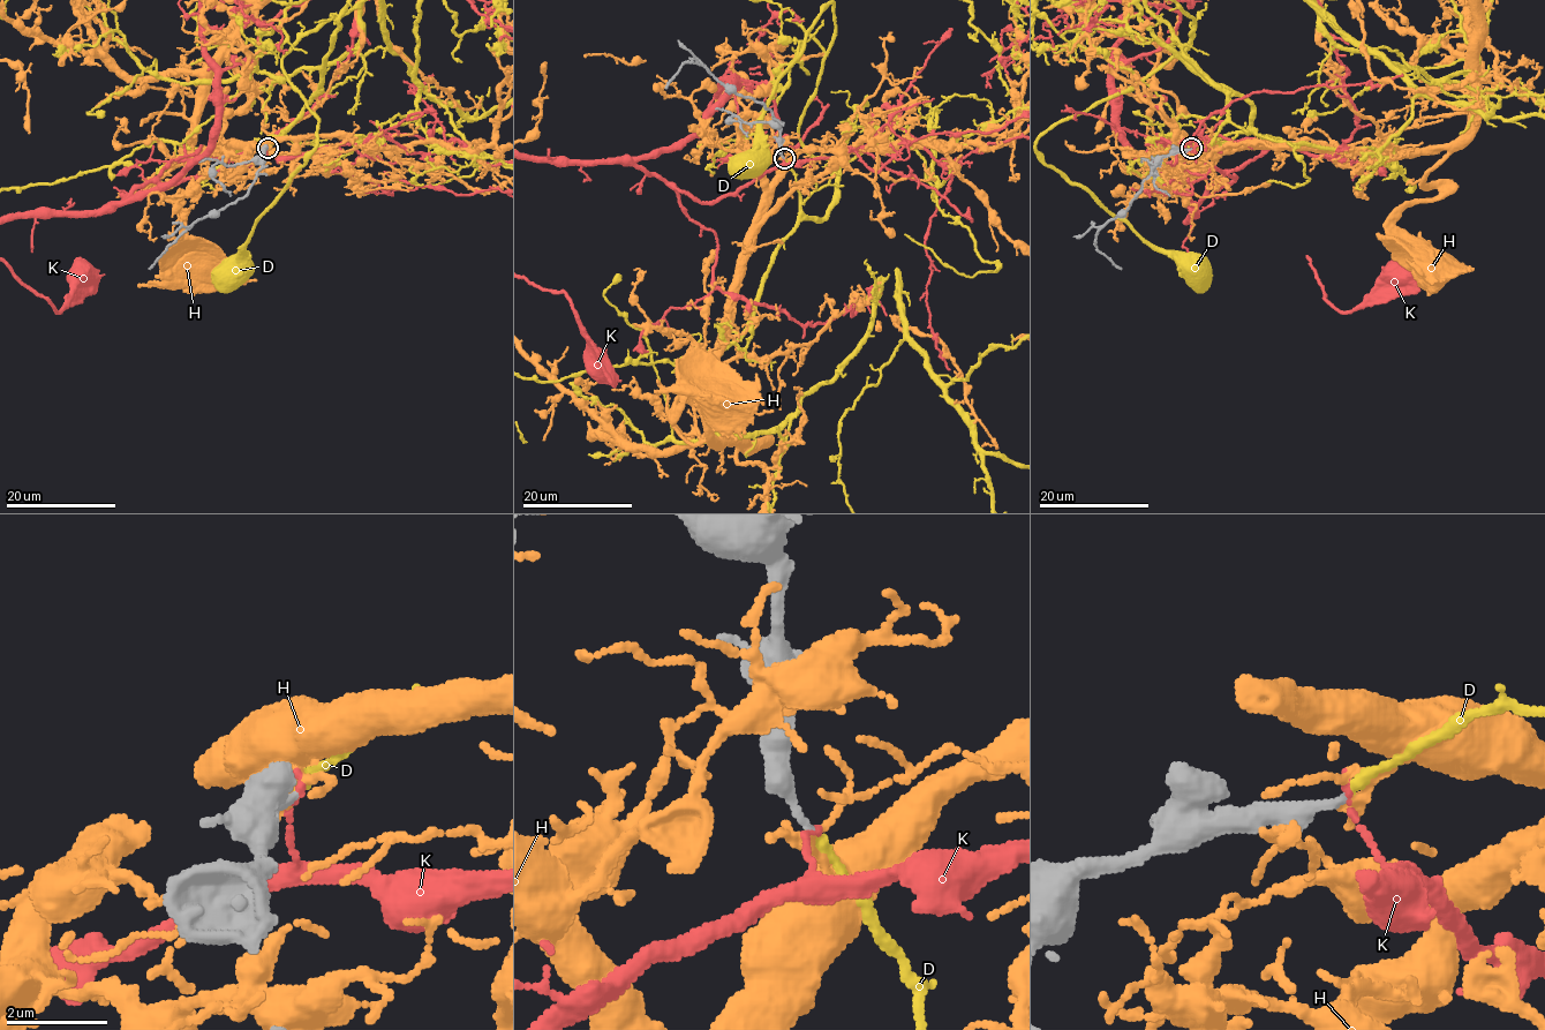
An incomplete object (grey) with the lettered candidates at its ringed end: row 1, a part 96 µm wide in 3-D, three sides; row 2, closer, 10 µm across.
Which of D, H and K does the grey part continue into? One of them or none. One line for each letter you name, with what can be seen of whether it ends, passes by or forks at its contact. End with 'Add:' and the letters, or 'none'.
D: it ends
Add: D

